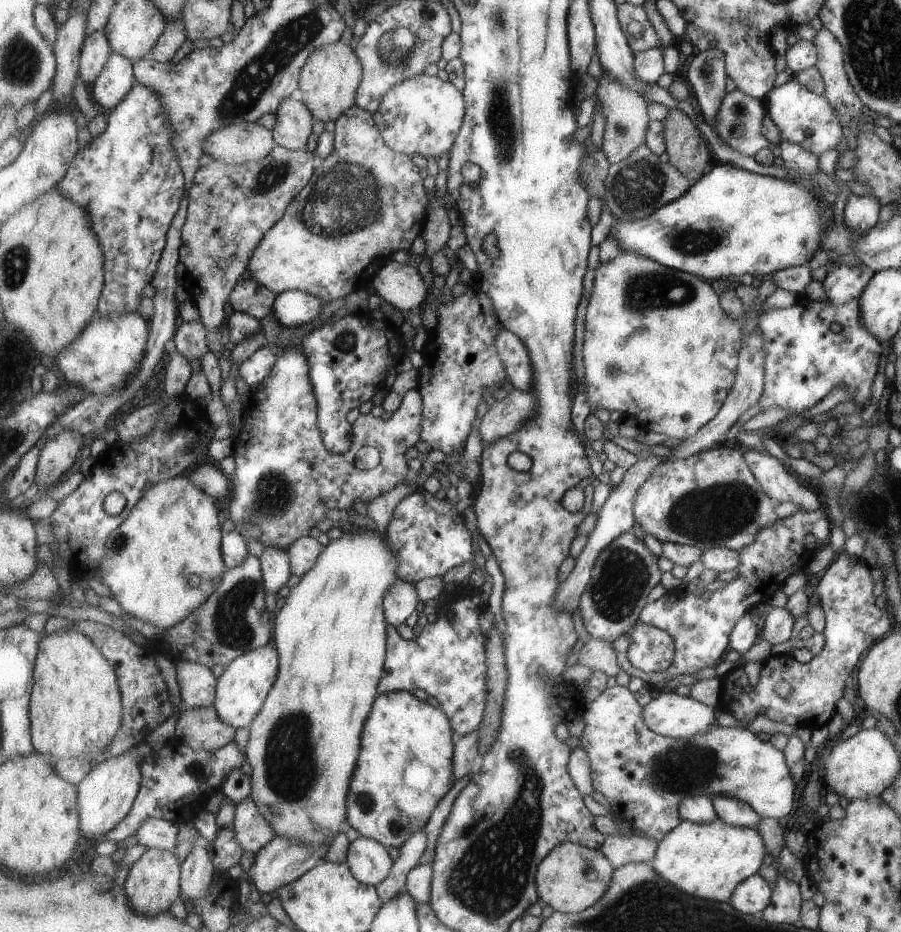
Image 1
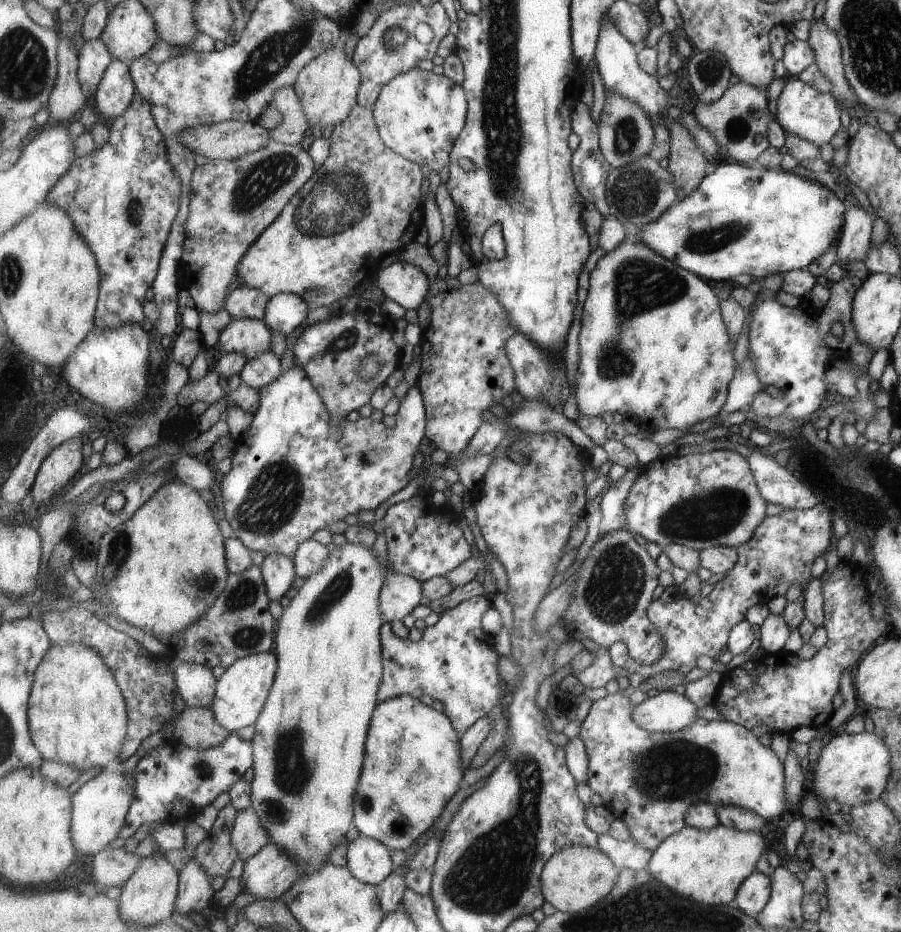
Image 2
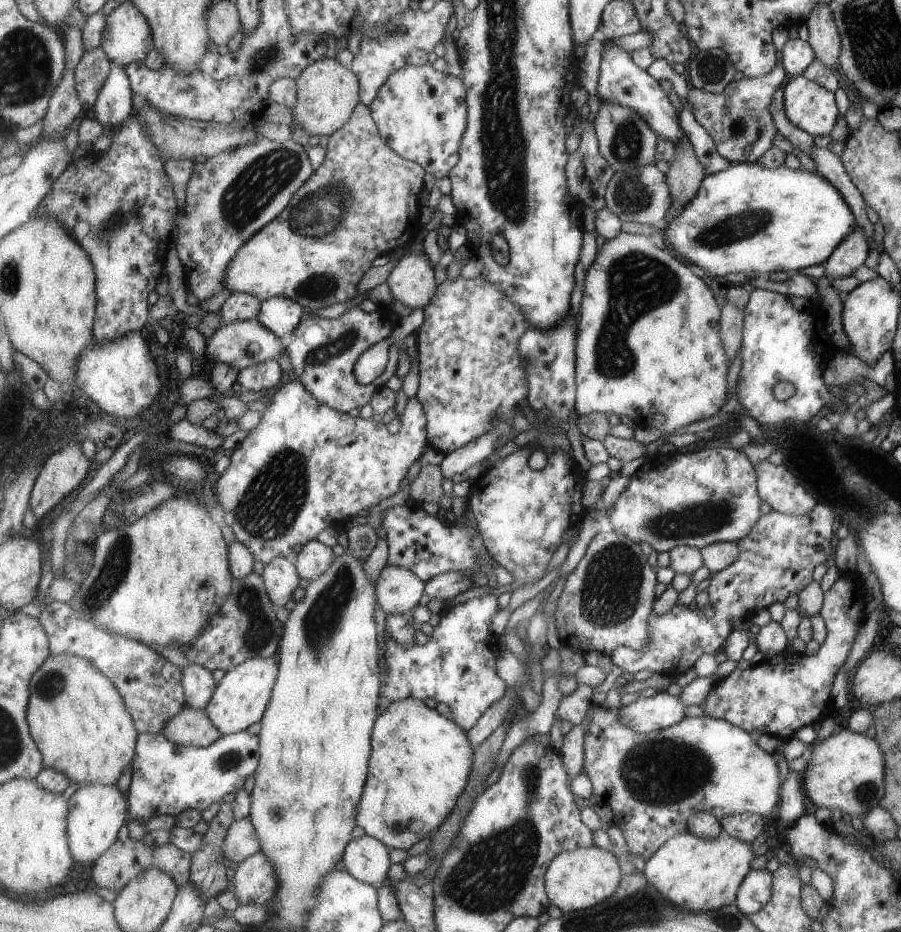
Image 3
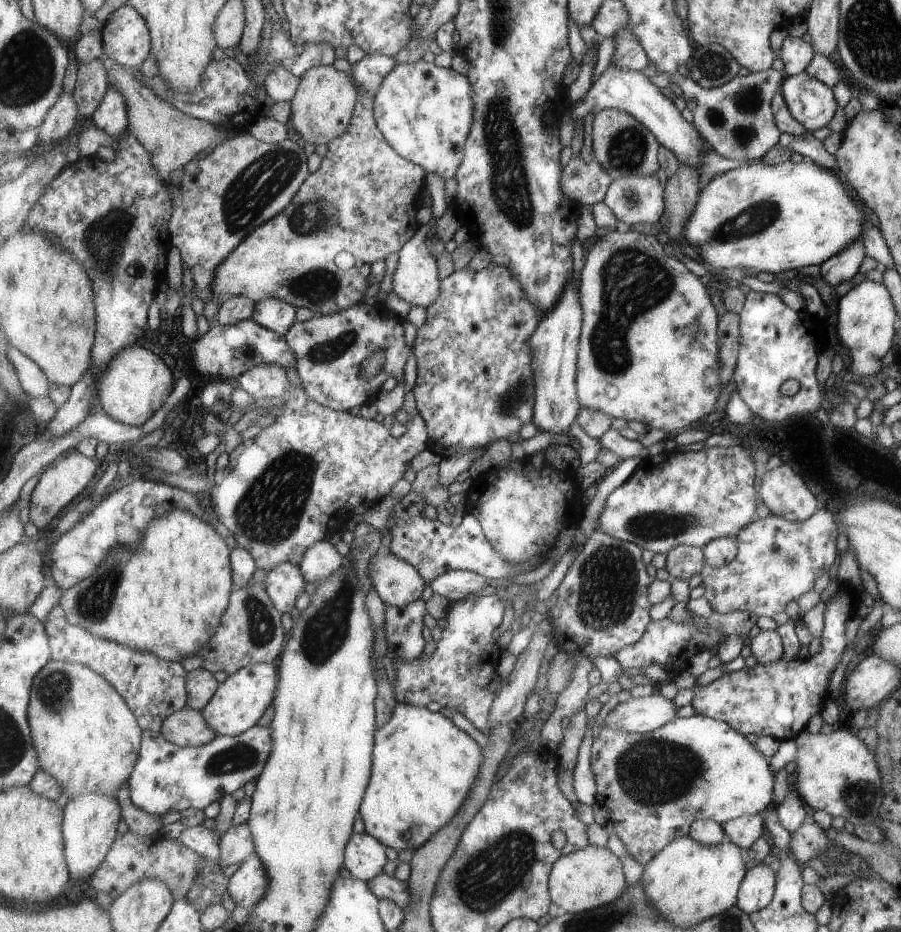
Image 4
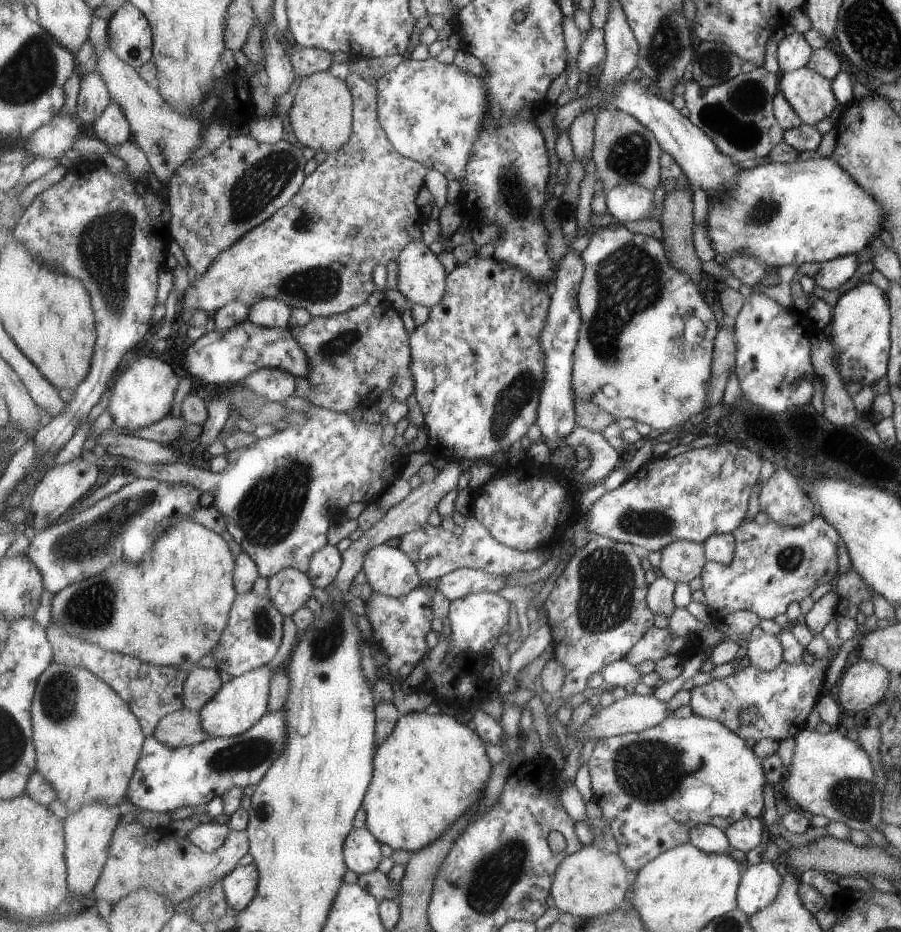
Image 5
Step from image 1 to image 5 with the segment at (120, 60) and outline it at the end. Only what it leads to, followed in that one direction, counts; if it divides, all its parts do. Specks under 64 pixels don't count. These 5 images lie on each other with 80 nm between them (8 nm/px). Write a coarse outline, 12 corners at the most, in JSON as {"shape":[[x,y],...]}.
{"shape":[[113,100],[93,127],[107,146],[134,142],[130,120]]}

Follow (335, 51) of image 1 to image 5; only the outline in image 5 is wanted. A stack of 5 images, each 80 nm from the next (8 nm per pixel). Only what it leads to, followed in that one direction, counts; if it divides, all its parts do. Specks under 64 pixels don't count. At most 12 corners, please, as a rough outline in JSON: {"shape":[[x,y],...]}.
{"shape":[[327,71],[296,85],[303,146],[341,151],[354,131],[350,85]]}

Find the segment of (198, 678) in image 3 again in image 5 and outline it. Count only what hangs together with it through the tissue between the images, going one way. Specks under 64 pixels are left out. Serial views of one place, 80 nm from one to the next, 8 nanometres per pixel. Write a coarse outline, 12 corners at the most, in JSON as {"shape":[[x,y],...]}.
{"shape":[[195,668],[185,708],[200,711],[223,685],[217,668]]}

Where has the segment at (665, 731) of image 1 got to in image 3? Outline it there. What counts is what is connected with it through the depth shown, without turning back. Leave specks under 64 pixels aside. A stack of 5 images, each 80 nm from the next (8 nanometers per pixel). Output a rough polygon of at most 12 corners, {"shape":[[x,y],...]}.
{"shape":[[658,692],[621,710],[638,732],[667,730],[685,720],[681,696]]}

